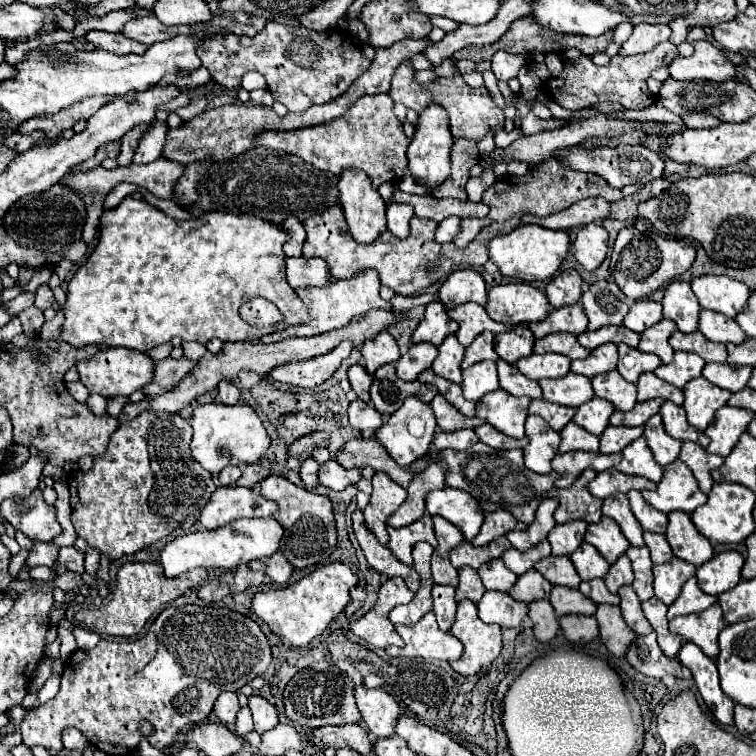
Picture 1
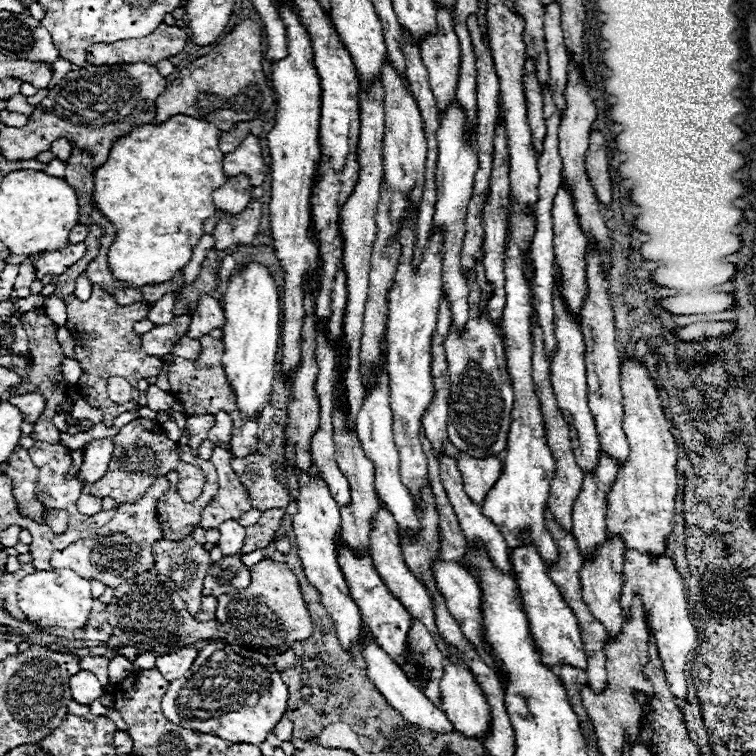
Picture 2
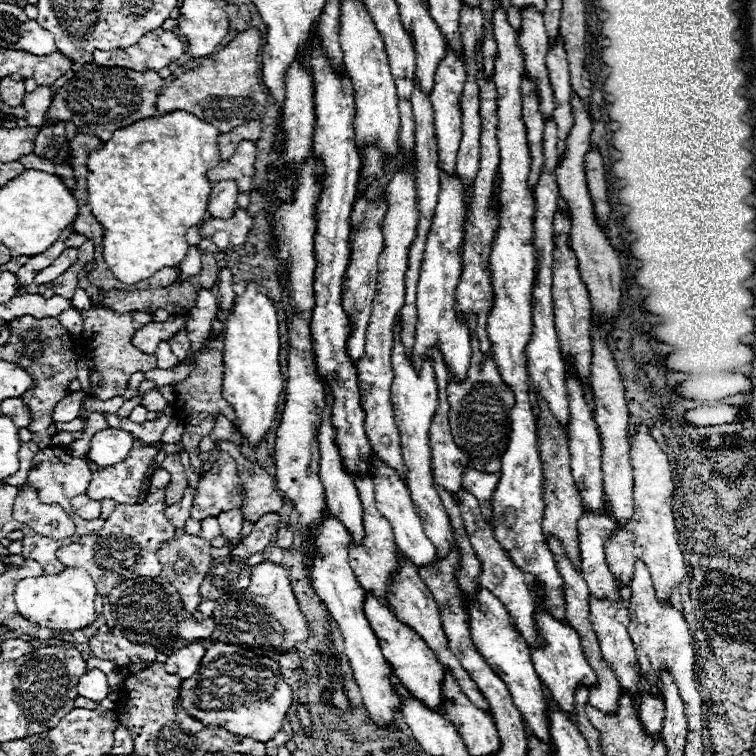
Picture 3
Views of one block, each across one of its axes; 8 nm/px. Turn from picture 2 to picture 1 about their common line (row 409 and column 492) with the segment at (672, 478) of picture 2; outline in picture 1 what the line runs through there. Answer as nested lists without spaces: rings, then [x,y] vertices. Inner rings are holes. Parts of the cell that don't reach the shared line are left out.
[[[470,600],[458,602],[456,622],[450,632],[464,644],[462,658],[450,662],[450,666],[458,674],[464,676],[478,674],[486,664],[492,664],[502,650],[500,626],[484,624],[478,618],[476,604]]]

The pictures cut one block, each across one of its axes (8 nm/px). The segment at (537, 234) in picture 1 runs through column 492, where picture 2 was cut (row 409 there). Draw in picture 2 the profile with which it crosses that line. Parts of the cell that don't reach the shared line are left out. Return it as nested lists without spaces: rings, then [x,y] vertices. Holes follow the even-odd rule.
[[[248,264],[244,272],[236,272],[224,290],[224,372],[236,394],[236,406],[244,420],[260,416],[264,404],[270,402],[272,382],[276,376],[276,352],[280,344],[280,298],[270,272],[262,264]]]

